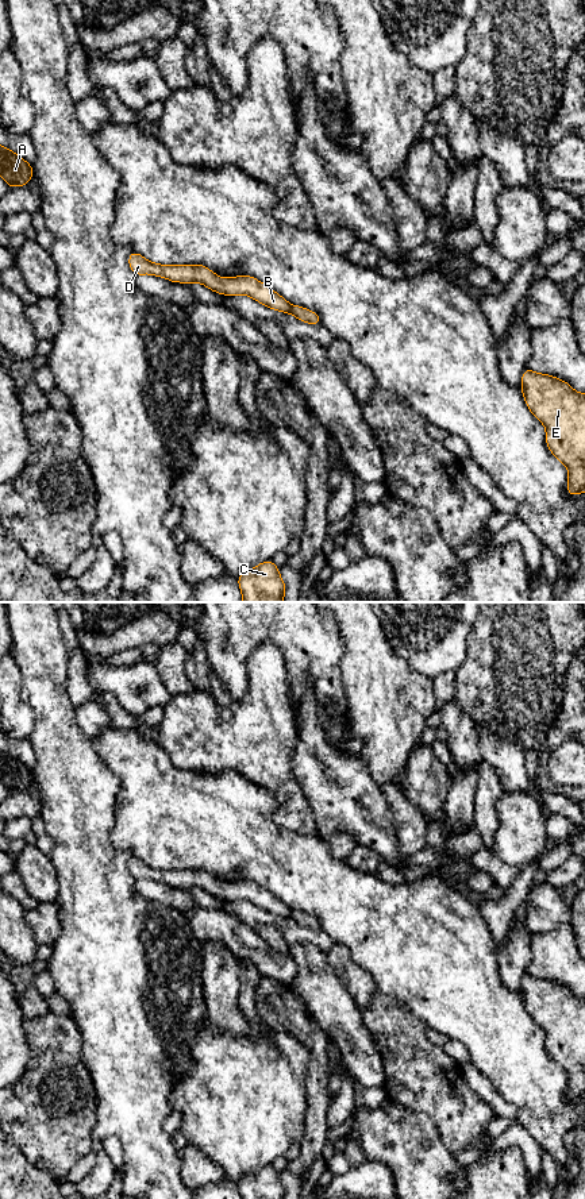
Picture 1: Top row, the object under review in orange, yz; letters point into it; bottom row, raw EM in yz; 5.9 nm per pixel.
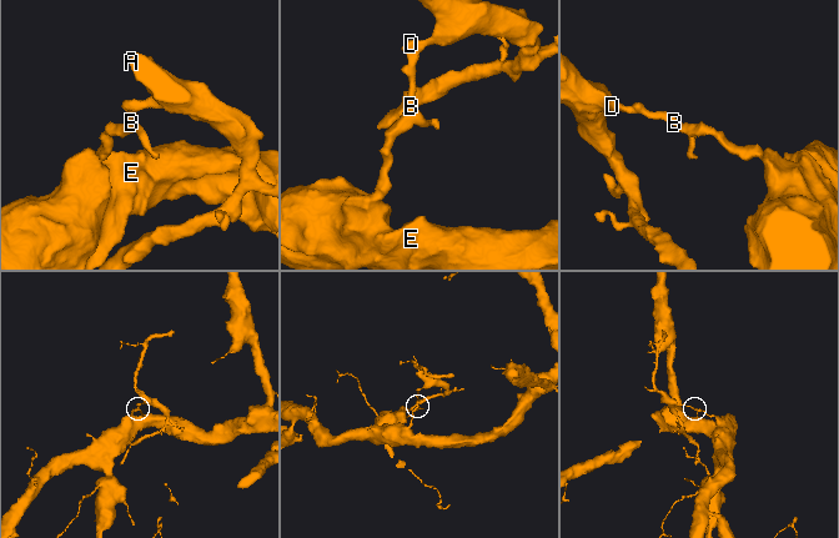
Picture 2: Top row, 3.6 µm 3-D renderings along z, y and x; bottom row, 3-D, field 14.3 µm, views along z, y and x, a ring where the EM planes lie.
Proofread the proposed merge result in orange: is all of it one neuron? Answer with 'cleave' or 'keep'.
cleave

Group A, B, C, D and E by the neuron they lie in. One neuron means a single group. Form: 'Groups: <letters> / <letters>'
Groups: A B C D / E

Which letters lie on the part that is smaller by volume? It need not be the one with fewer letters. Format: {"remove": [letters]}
{"remove": ["A", "B", "C", "D"]}

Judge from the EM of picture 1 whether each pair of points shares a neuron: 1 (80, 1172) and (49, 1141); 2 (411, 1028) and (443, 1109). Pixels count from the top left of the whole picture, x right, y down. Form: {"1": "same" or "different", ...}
{"1": "different", "2": "same"}

